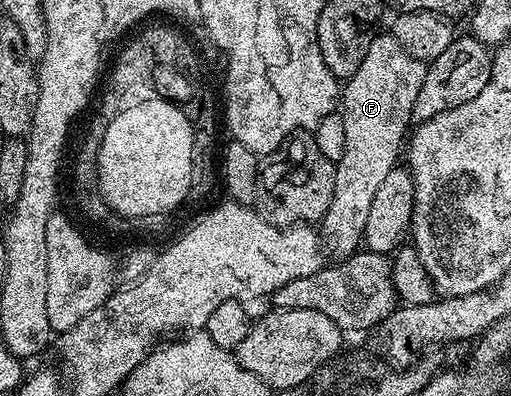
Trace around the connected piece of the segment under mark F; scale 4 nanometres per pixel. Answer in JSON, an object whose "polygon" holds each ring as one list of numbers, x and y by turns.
{"polygon":[[380,31,370,43,366,59,358,63,358,71,354,71,354,75,343,82,342,116,346,123,346,151,342,151,342,159,335,162,334,199,330,199,330,207,322,222,322,241,329,254,337,253,337,258,343,259,351,257,361,248,370,202,374,200,382,179,386,179,386,175,397,168,399,161,396,160,399,157,401,160,402,146,413,124,412,108,418,99,418,91,422,91,422,79,426,79,427,70,428,65,407,53,391,32]]}

